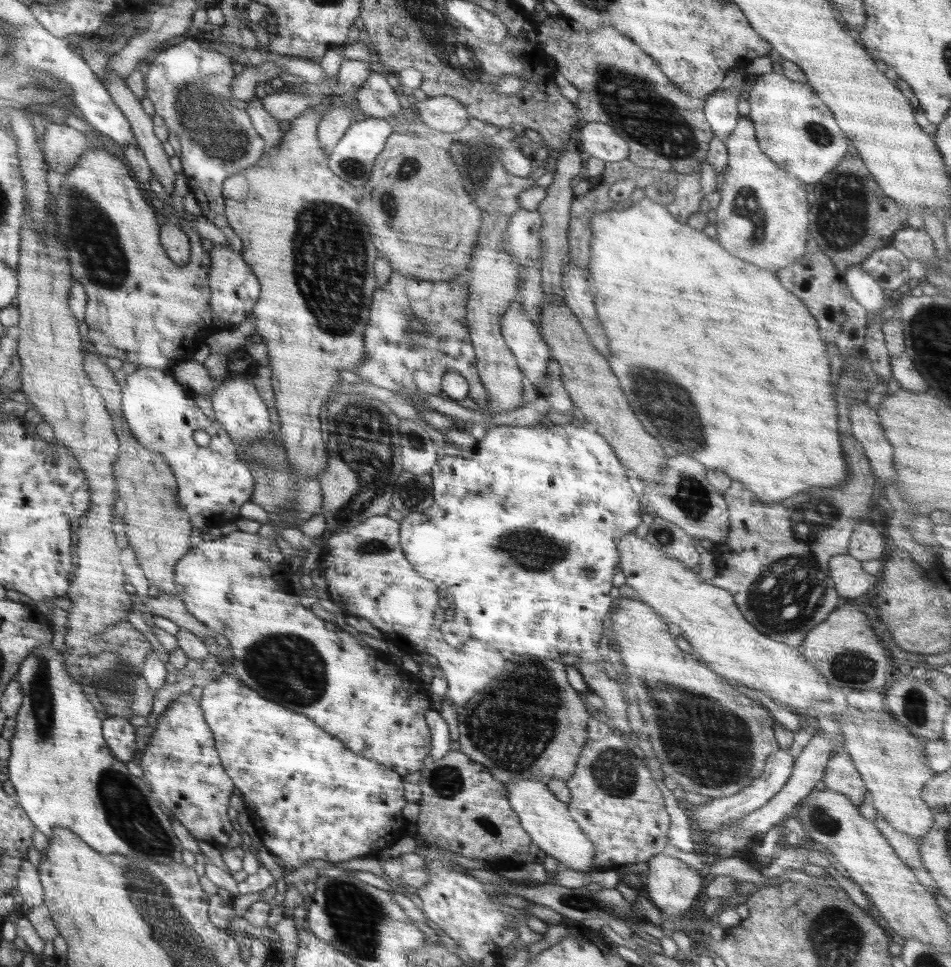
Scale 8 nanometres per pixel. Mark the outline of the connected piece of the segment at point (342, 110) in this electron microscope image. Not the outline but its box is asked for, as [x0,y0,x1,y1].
[316,105,361,155]

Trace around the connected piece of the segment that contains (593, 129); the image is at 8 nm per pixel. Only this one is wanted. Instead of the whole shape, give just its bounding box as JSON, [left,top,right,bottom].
[580,122,629,162]

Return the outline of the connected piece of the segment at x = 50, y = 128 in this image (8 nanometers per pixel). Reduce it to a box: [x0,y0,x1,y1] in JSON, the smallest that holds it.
[41,124,96,172]

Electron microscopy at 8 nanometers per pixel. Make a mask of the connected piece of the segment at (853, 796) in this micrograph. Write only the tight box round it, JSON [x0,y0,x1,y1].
[822,747,867,808]

